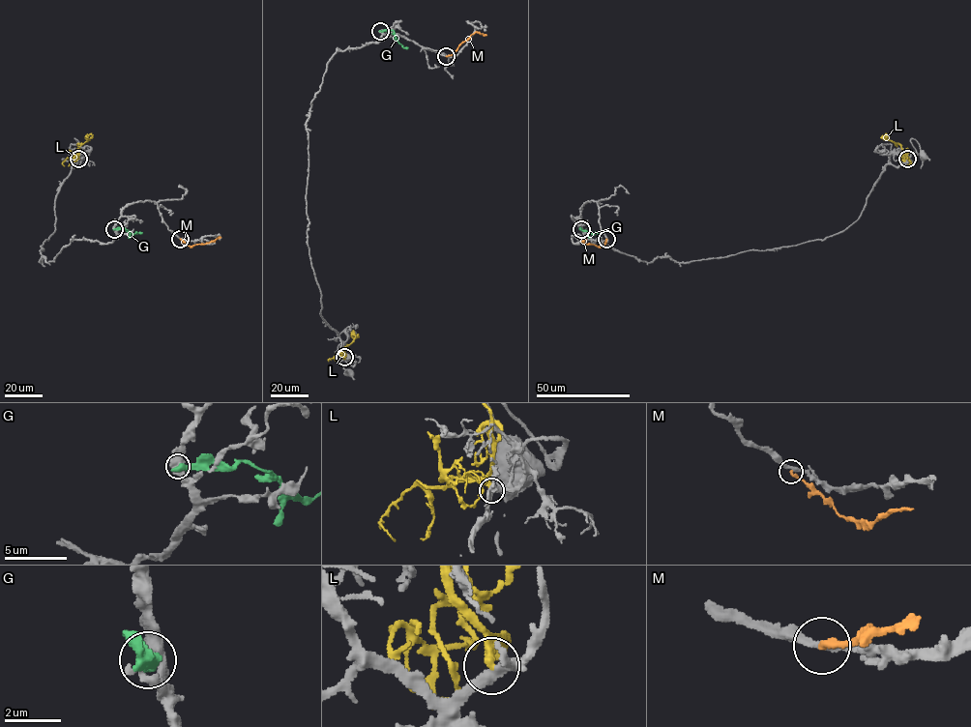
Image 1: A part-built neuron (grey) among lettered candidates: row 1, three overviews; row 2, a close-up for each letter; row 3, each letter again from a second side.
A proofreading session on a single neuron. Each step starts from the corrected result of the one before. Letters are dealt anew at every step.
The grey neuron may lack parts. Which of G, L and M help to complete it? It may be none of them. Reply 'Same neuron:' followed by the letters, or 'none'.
Same neuron: none

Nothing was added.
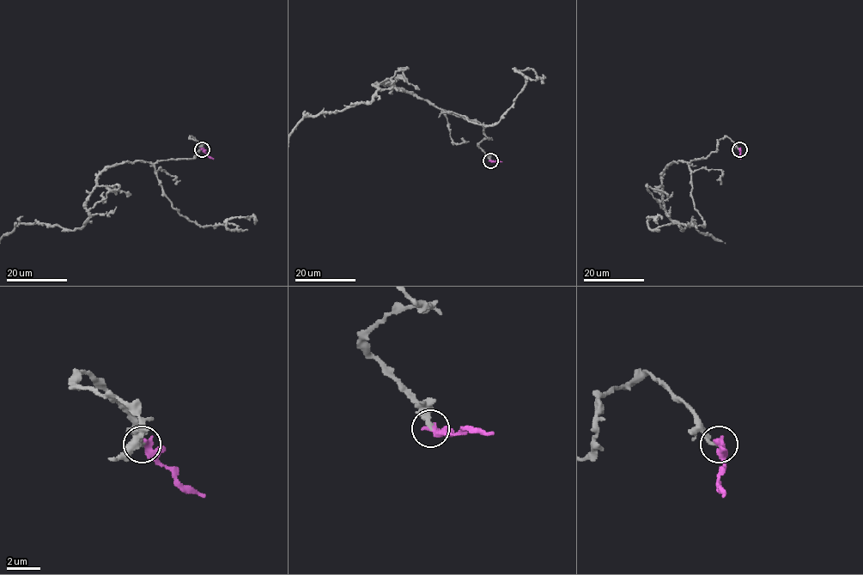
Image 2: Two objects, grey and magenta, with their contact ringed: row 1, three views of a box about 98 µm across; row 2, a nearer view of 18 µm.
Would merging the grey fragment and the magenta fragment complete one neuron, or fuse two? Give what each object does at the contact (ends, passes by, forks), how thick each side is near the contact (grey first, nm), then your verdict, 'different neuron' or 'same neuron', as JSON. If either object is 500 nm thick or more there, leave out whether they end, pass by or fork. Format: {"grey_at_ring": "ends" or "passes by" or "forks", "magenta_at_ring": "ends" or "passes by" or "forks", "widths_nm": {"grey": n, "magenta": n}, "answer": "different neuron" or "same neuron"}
{"widths_nm": {"grey": 260, "magenta": 500}, "answer": "same neuron"}

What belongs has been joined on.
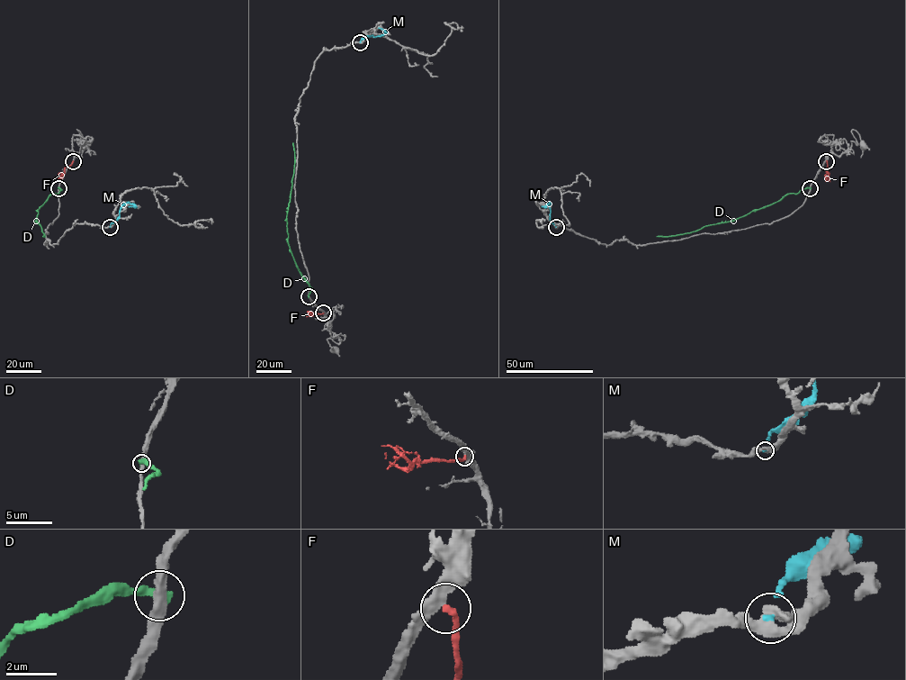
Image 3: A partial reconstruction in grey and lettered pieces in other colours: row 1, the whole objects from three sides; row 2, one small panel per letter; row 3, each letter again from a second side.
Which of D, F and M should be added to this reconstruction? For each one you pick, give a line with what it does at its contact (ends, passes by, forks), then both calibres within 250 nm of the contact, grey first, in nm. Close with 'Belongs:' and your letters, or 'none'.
F: It ends there. Thickness 400 nm (grey) against 260 nm
Belongs: F

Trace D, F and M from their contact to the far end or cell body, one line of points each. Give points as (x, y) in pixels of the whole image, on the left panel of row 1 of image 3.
D: (58, 188), (61, 189), (58, 194), (50, 194), (38, 210), (36, 221), (44, 234), (42, 236)
F: (73, 160), (56, 181)
M: (110, 227), (124, 204), (130, 203), (134, 207), (128, 205)

